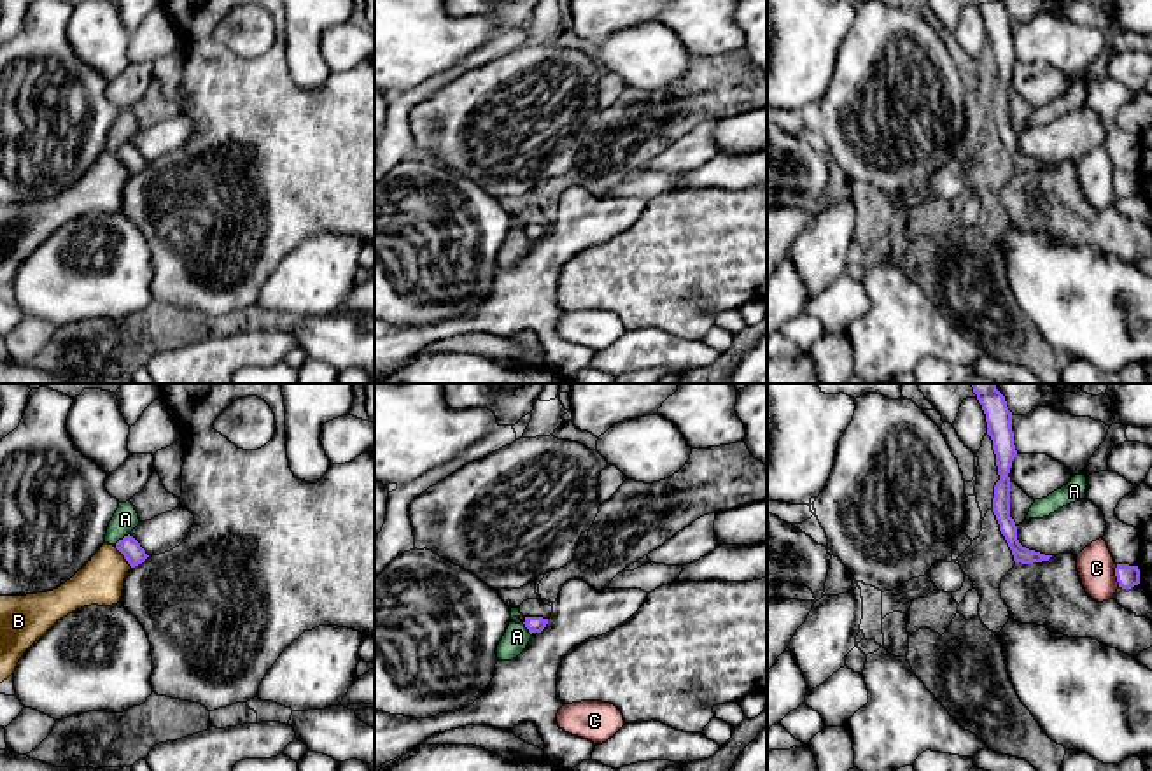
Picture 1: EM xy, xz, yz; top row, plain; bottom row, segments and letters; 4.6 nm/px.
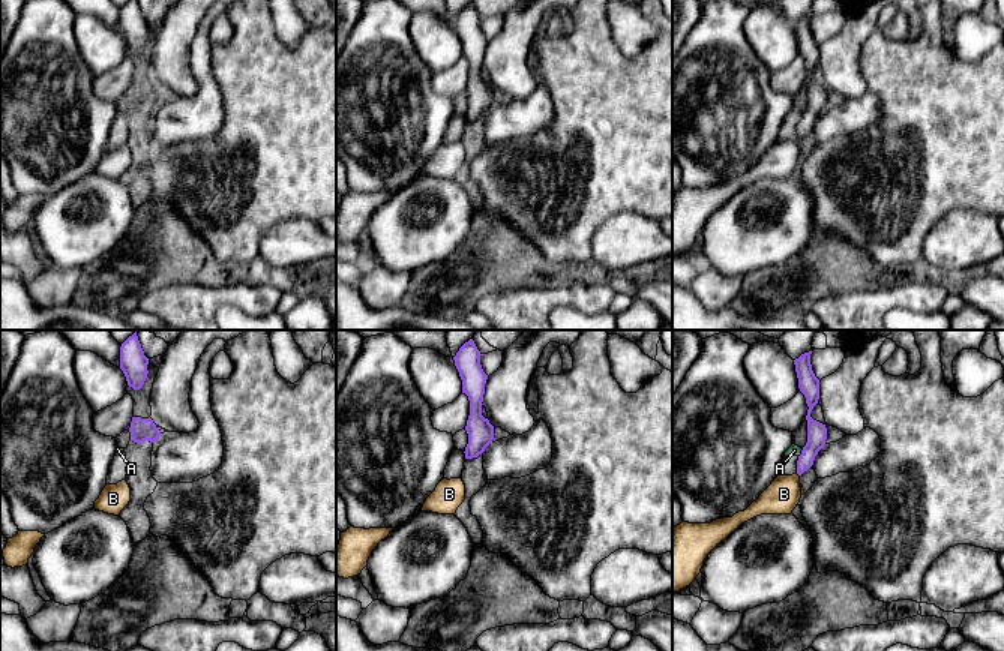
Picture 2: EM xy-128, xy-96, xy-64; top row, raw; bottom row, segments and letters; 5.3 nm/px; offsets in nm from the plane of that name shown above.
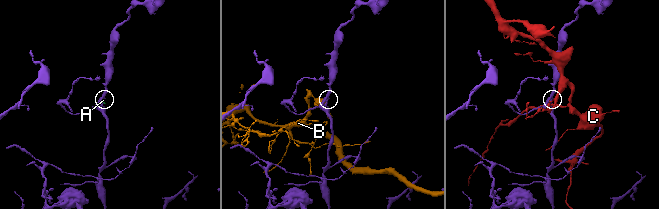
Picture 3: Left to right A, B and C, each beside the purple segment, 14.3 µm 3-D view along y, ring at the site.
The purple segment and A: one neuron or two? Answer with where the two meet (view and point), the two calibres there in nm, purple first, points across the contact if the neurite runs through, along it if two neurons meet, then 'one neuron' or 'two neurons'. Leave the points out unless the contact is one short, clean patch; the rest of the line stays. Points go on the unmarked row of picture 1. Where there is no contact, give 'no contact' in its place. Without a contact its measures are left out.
xy (123, 146) | 90/120 nm | along xy (128, 141), (114, 153) | two neurons

